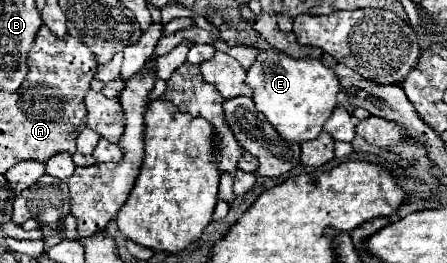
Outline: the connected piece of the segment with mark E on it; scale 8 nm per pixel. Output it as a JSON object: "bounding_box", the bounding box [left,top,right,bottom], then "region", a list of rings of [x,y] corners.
{"bounding_box":[245,49,337,143],"region":[[[261,49],[247,71],[245,83],[253,89],[253,101],[257,109],[285,141],[303,143],[315,139],[323,131],[325,121],[337,105],[337,77],[329,67],[313,57],[293,59],[275,49]]]}

